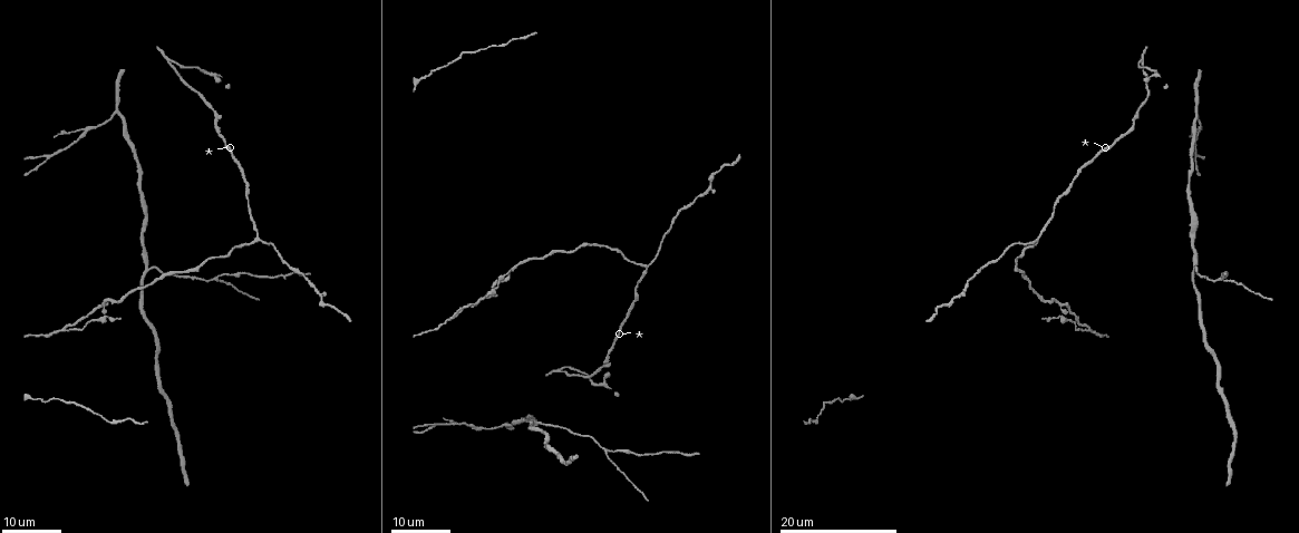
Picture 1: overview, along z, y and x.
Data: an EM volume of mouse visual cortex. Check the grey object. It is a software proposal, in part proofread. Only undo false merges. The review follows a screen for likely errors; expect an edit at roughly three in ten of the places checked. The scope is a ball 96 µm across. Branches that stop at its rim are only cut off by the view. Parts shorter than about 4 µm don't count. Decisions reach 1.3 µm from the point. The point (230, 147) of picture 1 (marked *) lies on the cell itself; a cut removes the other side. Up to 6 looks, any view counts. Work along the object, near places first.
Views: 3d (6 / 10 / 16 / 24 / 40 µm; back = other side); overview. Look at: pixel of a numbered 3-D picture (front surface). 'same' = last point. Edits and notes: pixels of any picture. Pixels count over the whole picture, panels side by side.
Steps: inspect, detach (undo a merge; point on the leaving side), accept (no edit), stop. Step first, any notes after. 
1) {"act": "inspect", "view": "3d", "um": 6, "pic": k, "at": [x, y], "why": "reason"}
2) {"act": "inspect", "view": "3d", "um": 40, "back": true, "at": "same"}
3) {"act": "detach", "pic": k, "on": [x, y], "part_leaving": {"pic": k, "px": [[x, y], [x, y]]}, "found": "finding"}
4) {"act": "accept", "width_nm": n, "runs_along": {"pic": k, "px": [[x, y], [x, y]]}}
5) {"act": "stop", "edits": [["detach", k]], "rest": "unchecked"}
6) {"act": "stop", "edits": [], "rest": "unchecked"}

{"act": "inspect", "view": "3d", "um": 16, "pic": 1, "at": [150, 267], "why": "thin arm on a thick one"}

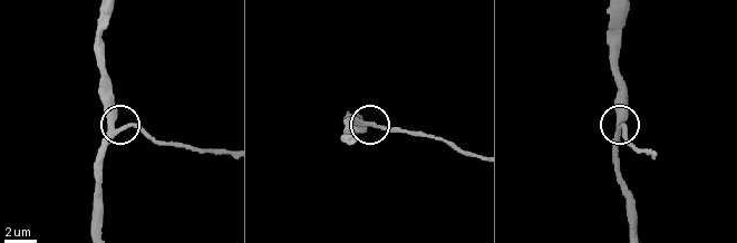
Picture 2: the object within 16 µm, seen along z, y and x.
{"act": "inspect", "view": "3d", "um": 10, "pic": 2, "at": [370, 124], "why": "zoom in"}

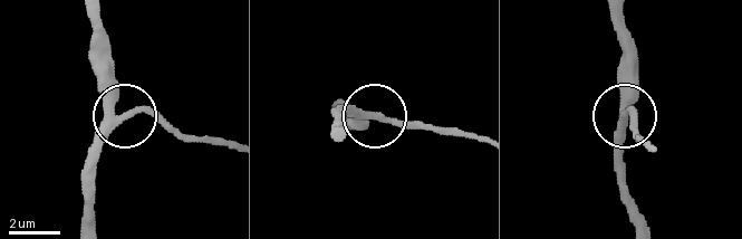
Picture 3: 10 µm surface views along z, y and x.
{"act": "accept", "arms": 3, "runs_along": {"pic": 3, "px": [[93, 11], [93, 69], [106, 102], [193, 133]]}, "found": "one cell here"}

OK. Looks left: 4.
{"act": "inspect", "view": "3d", "um": 24, "pic": 1, "at": [505, 425], "why": "three arms meet"}

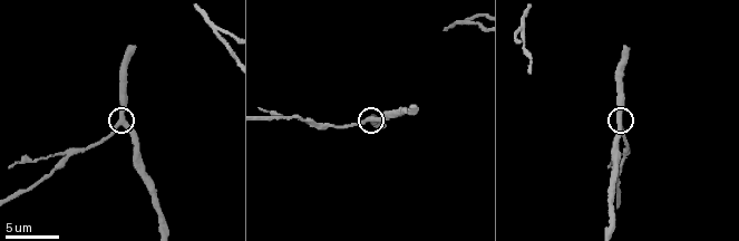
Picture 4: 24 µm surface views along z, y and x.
{"act": "inspect", "view": "3d", "um": 6, "pic": 4, "at": [119, 124], "why": "closer look"}

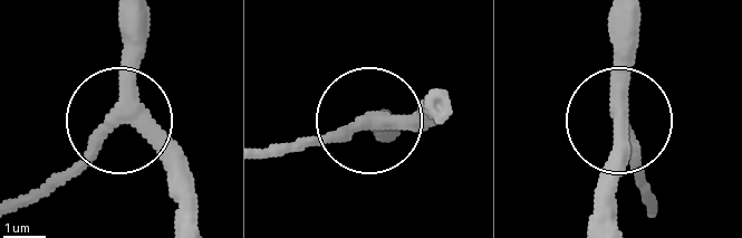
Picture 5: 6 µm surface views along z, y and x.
{"act": "accept", "side_arm_um": 21, "found": "continuous, no second cell"}

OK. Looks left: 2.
{"act": "inspect", "view": "3d", "um": 16, "pic": 4, "at": [313, 124], "why": "thin arm on a thick one"}

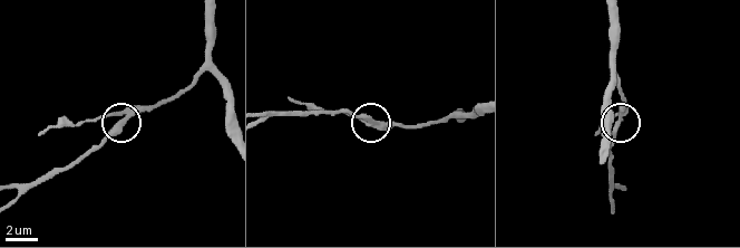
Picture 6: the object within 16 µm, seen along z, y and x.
{"act": "inspect", "view": "3d", "um": 6, "pic": 6, "at": [369, 122]}

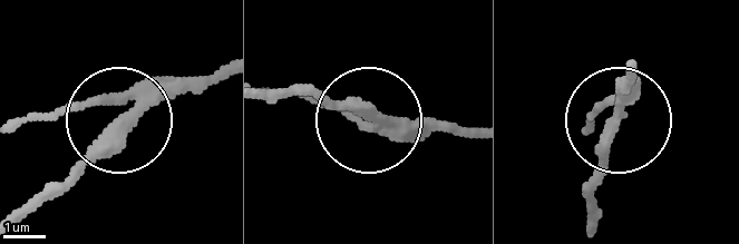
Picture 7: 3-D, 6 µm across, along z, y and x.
{"act": "detach", "pic": 7, "on": [94, 98], "width_nm": 280, "part_leaving": {"pic": 7, "px": [[156, 90], [117, 90], [21, 123]]}, "found": "two cells meet here"}

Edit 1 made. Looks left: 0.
{"act": "stop", "edits": [["detach", 7]], "rest": "unchecked"}

